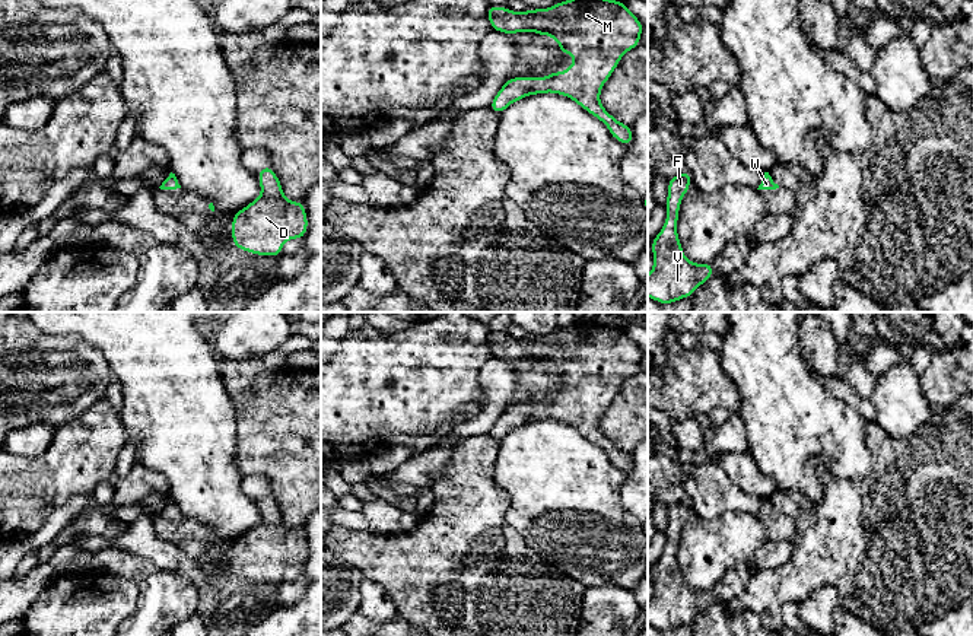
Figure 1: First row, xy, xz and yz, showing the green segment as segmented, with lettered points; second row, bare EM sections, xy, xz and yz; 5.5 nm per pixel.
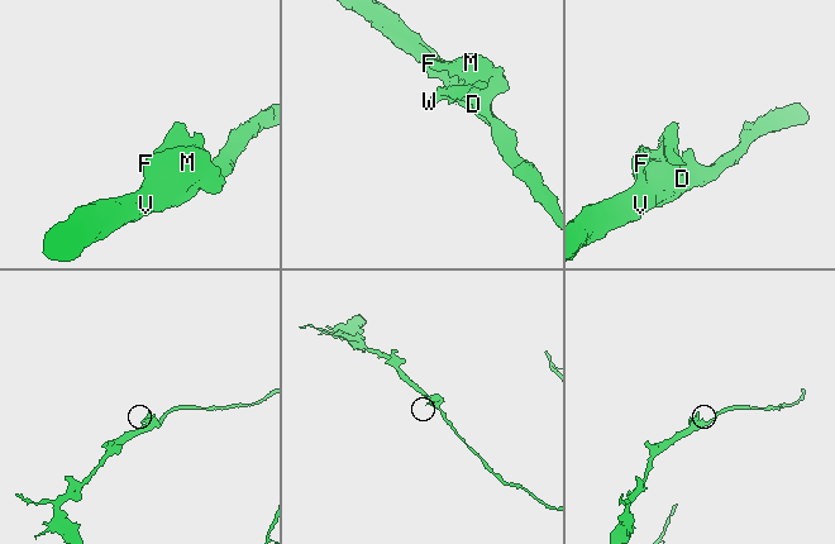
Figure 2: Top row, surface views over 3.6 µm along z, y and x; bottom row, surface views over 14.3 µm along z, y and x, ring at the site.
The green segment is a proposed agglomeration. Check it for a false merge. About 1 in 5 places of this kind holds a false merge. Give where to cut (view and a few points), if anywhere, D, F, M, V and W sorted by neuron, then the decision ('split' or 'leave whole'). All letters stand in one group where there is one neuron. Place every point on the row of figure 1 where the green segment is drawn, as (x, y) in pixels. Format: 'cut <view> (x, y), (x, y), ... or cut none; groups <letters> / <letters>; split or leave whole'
cut none; groups D F M V W; leave whole

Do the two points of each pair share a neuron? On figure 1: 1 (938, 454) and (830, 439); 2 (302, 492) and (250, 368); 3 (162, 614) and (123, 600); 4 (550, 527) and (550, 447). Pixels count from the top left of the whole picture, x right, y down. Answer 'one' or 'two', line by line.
1: two
2: one
3: two
4: one

